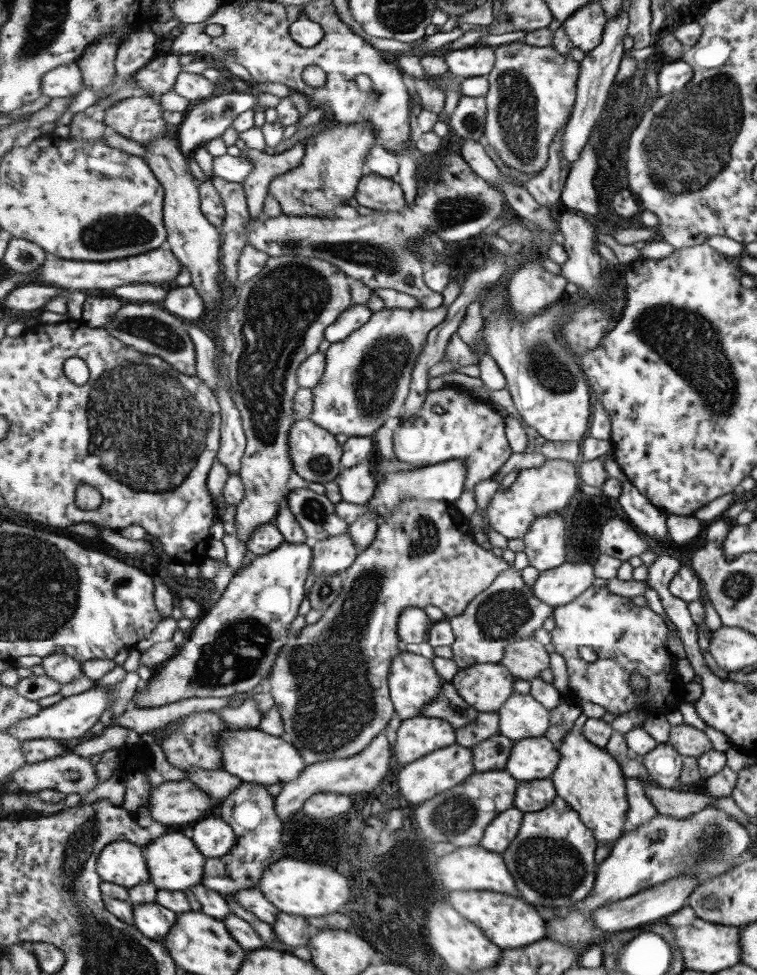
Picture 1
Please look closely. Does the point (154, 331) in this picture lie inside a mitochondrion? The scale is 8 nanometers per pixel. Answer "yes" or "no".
yes

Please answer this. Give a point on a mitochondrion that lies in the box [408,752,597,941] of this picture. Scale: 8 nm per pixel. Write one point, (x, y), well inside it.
(551, 868)

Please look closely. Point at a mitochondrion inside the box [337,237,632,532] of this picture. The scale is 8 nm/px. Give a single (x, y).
(382, 365)

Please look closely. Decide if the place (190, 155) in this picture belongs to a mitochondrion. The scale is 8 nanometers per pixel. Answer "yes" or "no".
no

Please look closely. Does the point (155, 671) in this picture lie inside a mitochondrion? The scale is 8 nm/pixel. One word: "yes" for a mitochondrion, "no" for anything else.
no

